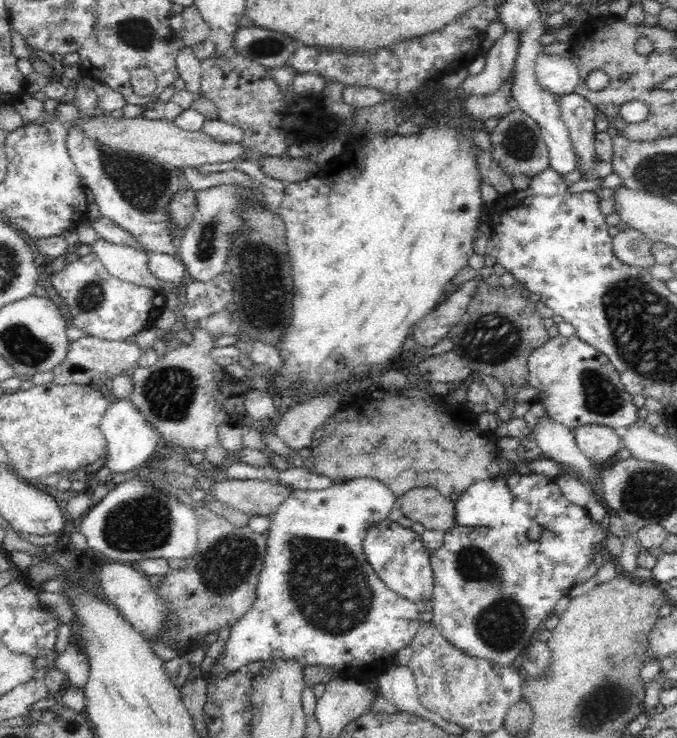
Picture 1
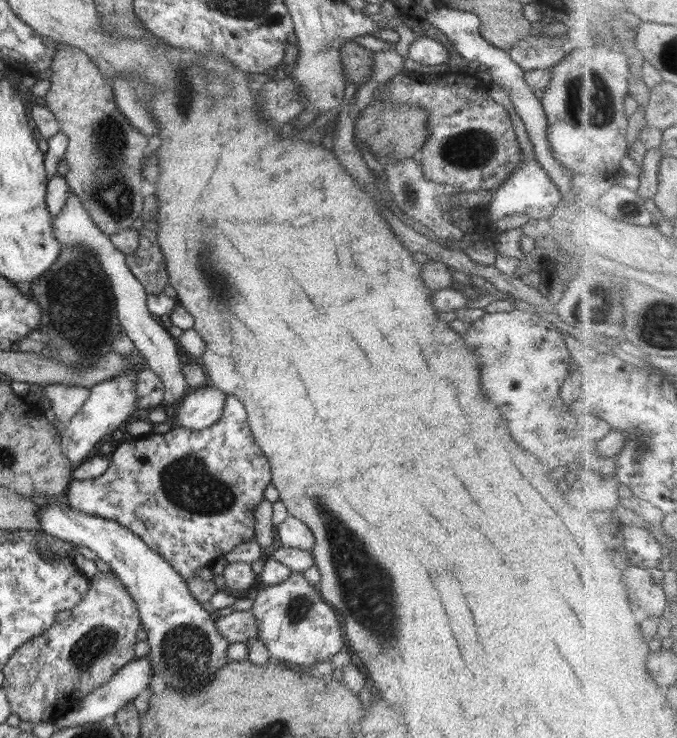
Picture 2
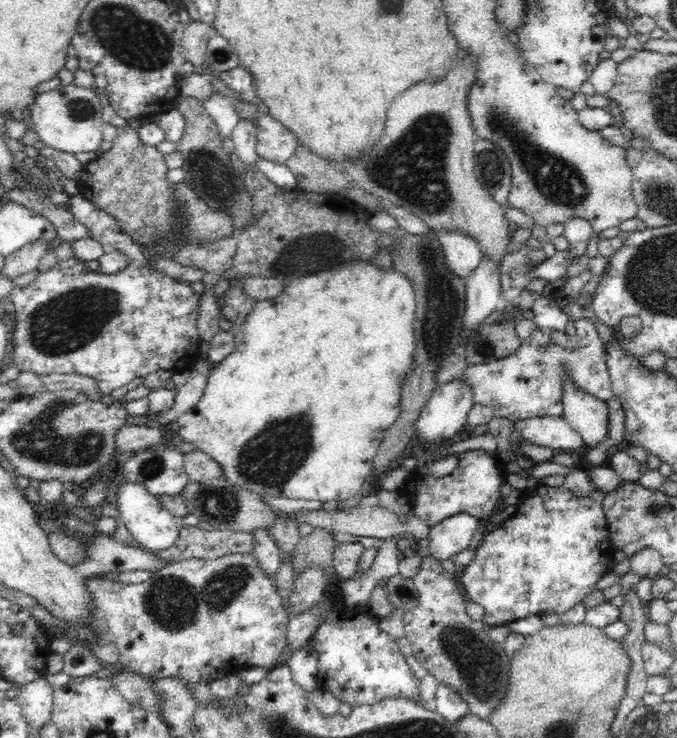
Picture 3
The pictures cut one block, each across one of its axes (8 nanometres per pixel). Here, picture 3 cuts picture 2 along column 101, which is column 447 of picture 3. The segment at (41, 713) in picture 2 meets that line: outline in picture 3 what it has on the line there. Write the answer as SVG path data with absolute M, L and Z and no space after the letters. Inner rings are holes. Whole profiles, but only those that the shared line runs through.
M425 552L422 566L412 579L419 592L418 604L405 611L403 622L405 637L413 646L413 656L420 661L427 674L435 676L439 683L447 684L456 691L468 704L471 714L488 719L506 696L511 656L506 654L504 647L490 639L484 622L474 621L468 616L464 607L464 602L468 600L462 593L457 576L451 576L438 560L429 559Z

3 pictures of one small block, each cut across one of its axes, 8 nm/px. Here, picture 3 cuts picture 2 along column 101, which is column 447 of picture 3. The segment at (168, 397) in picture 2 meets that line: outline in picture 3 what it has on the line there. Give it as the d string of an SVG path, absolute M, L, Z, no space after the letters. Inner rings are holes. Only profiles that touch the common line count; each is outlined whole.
M458 229L437 230L436 235L439 238L440 245L443 247L445 264L448 269L466 282L468 276L474 272L474 269L478 268L478 264L483 258L478 241Z

